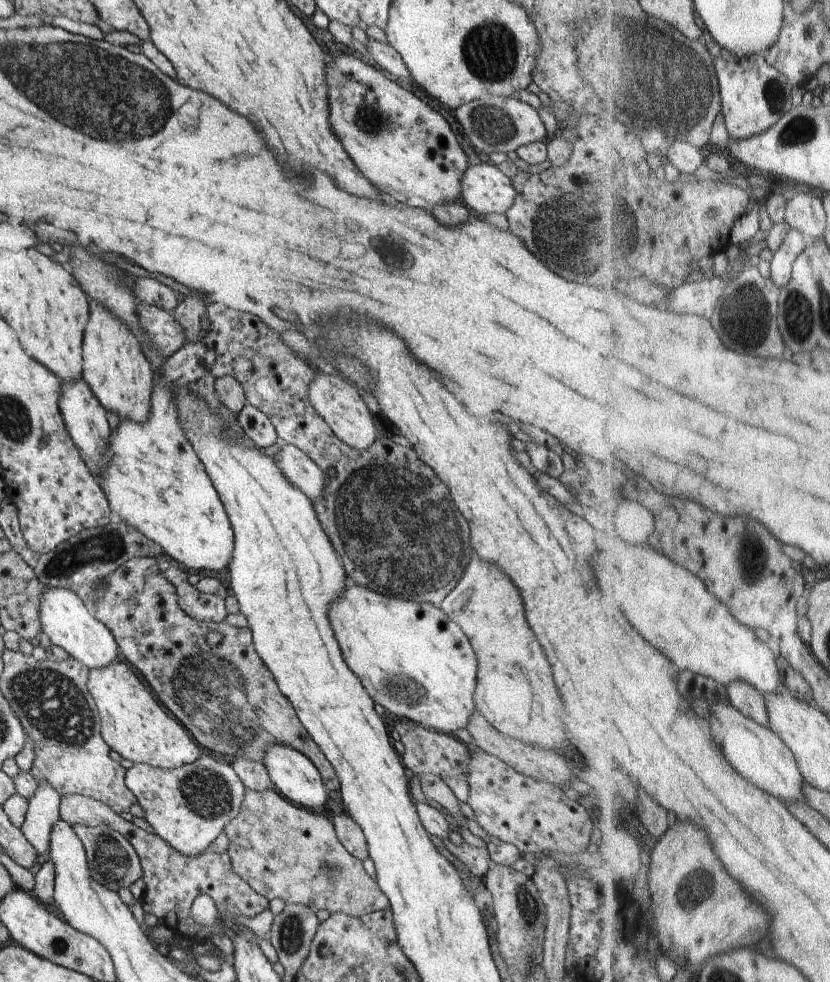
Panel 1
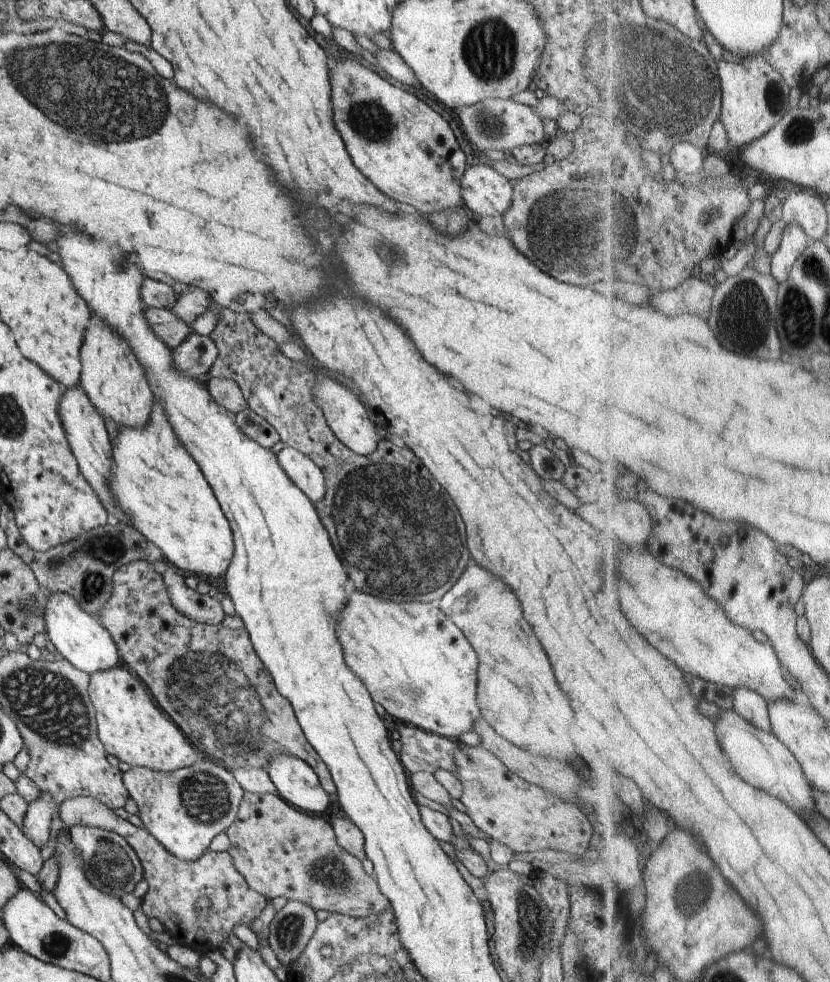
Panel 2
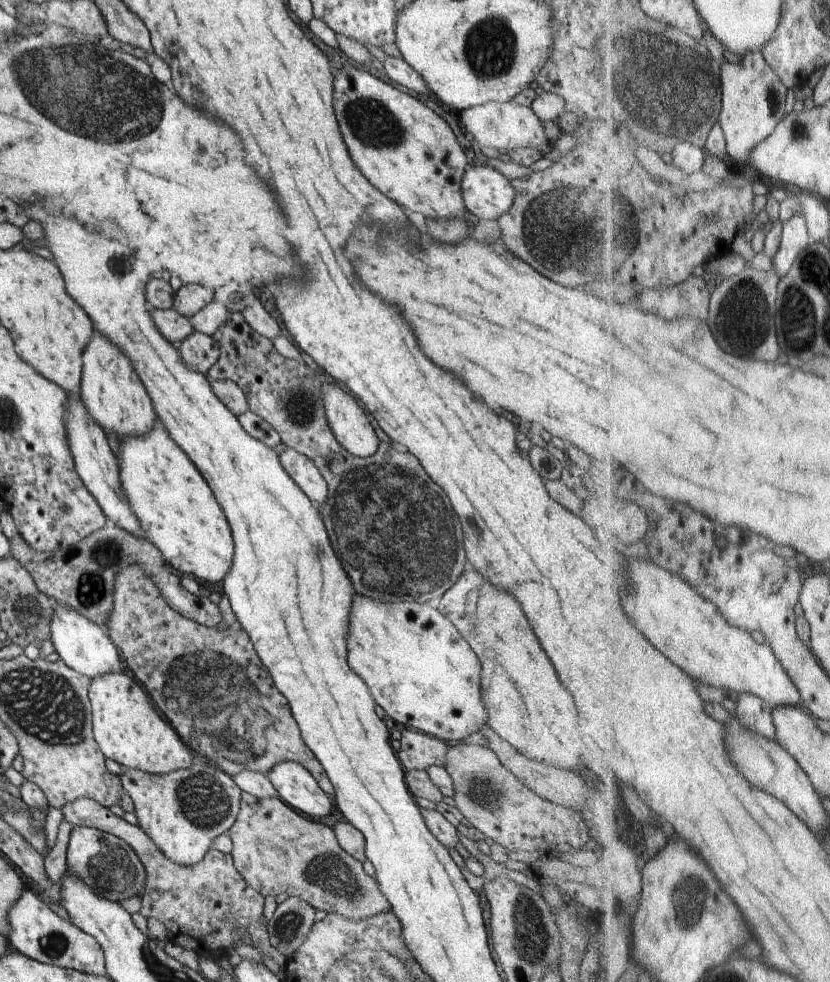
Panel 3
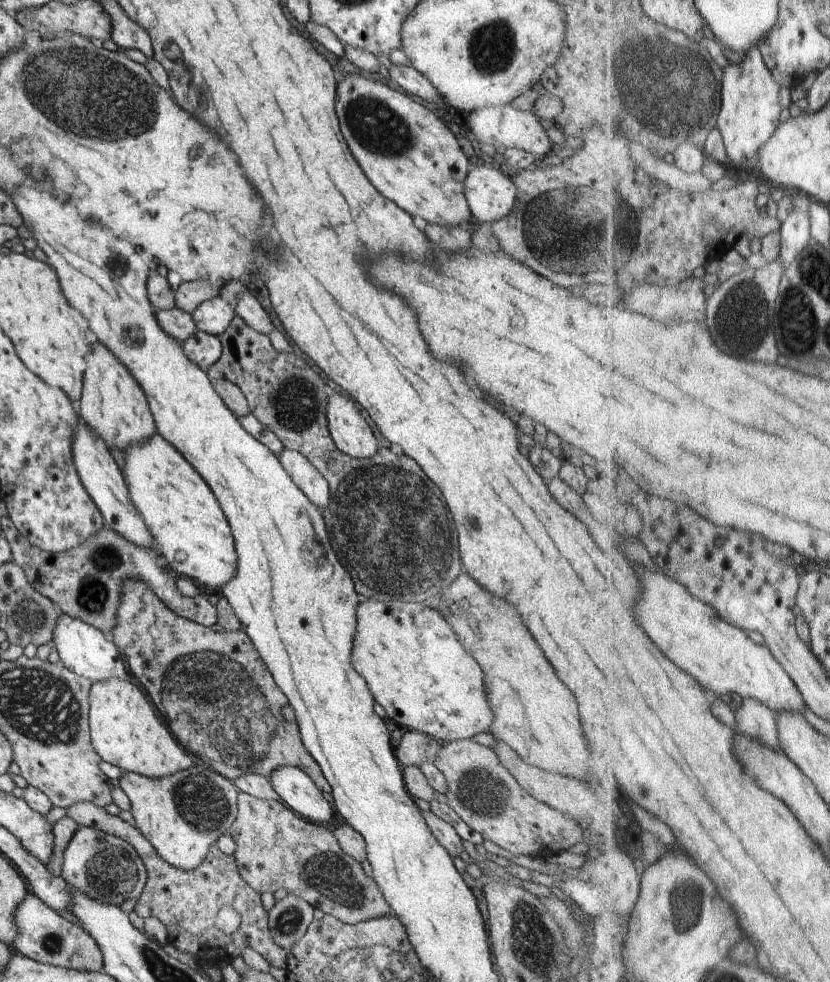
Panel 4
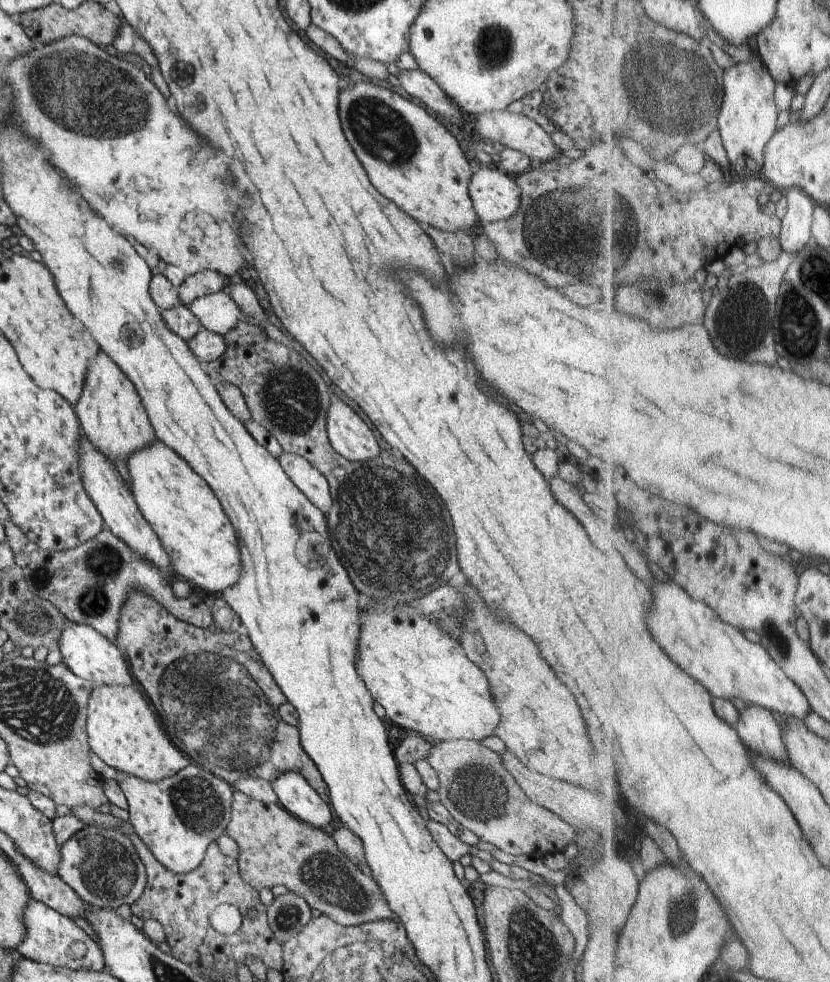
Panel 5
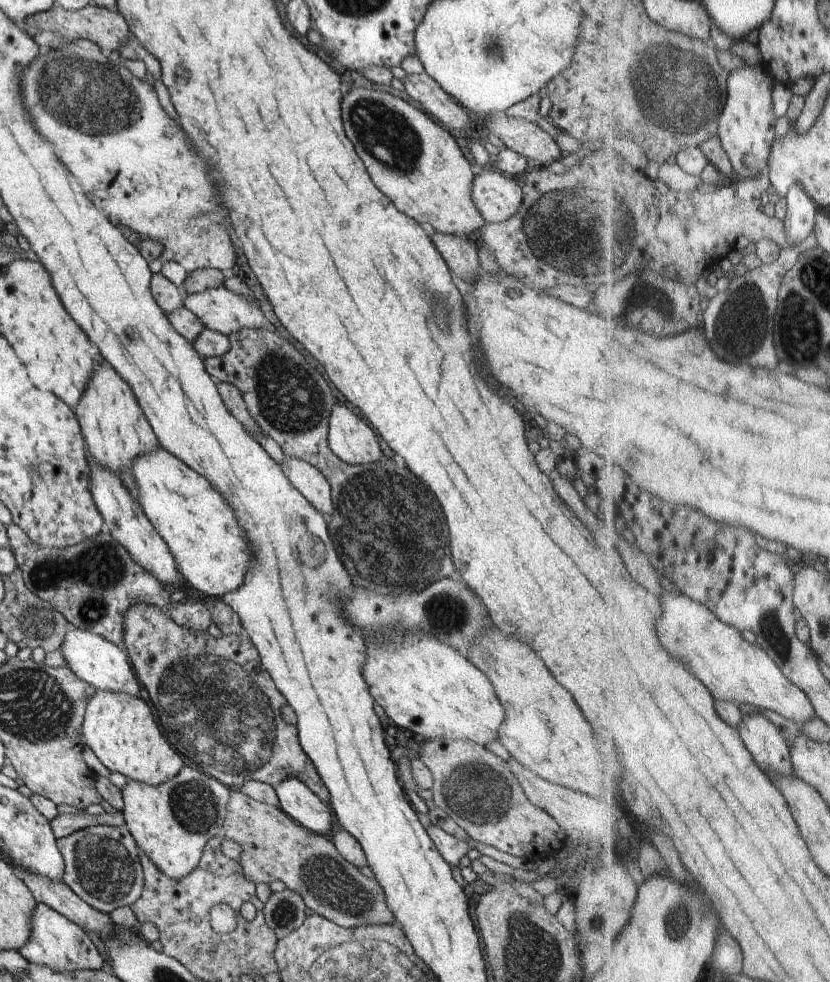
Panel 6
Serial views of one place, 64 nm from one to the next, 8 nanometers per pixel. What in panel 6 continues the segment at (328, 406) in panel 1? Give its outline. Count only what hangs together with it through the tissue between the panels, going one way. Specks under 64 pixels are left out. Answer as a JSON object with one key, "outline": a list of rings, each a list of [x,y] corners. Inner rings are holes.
{"outline":[[[339,402],[330,412],[328,432],[330,450],[350,465],[370,464],[382,458],[370,424]]]}

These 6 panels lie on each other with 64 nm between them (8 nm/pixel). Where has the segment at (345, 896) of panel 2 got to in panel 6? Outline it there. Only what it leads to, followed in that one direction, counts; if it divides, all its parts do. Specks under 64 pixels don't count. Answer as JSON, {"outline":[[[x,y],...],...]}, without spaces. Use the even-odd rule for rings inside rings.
{"outline":[[[231,790],[226,806],[226,820],[222,826],[221,835],[240,844],[242,858],[239,861],[247,869],[250,880],[265,882],[268,885],[271,881],[281,880],[287,889],[293,889],[302,897],[306,907],[344,928],[396,922],[395,916],[388,908],[380,883],[374,878],[366,877],[359,868],[350,864],[338,852],[330,838],[310,832],[308,828],[304,828],[302,824],[290,818],[282,808],[250,799],[240,790]]]}

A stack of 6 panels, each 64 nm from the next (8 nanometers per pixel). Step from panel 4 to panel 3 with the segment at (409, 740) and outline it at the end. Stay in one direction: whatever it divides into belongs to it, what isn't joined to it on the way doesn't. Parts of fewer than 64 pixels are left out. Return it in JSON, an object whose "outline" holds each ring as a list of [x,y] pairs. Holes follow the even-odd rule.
{"outline":[[[409,727],[399,729],[397,735],[401,742],[397,756],[406,771],[428,770],[430,766],[446,764],[450,743]]]}

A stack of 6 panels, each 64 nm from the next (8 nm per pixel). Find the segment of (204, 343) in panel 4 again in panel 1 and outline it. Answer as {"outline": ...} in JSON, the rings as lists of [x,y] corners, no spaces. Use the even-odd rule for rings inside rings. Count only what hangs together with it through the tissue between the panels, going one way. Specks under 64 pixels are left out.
{"outline":[[[201,339],[196,343],[186,342],[165,360],[158,374],[154,376],[150,415],[142,423],[121,420],[116,430],[111,432],[106,452],[107,462],[99,480],[109,506],[122,521],[139,531],[146,539],[157,543],[173,563],[184,566],[189,574],[191,570],[201,575],[224,570],[229,566],[234,551],[232,526],[202,462],[182,431],[173,392],[176,387],[186,387],[211,373],[216,358],[216,352]]]}

